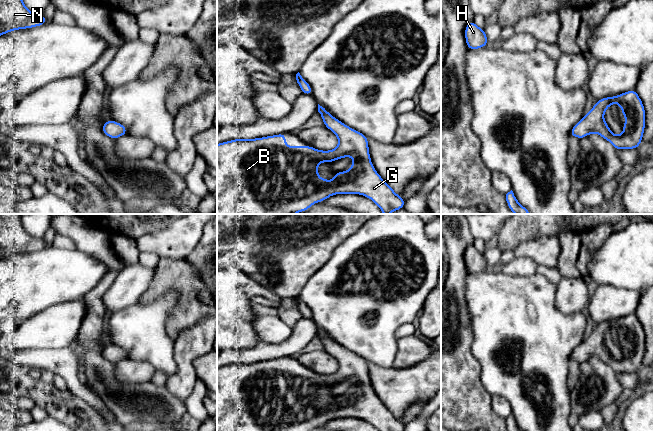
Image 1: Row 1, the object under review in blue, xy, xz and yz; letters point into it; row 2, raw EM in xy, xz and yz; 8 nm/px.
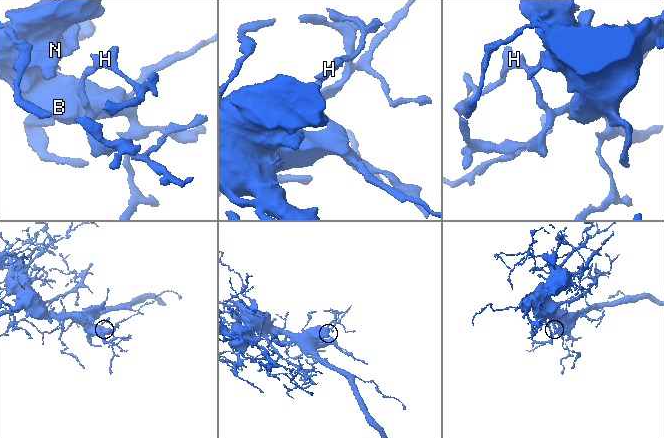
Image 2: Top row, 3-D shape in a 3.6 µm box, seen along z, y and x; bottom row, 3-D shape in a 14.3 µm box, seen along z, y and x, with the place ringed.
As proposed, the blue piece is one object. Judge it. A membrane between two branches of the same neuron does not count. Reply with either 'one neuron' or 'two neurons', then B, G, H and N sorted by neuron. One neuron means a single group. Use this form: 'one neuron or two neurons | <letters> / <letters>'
one neuron | B G H N

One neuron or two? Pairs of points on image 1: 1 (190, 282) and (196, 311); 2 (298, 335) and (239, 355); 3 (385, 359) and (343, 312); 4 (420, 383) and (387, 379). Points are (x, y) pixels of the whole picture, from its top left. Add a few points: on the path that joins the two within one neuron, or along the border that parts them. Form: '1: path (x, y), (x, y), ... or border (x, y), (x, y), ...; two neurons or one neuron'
1: path (192, 289), (194, 304); one neuron
2: path (283, 349), (279, 351), (263, 351), (254, 355); one neuron
3: path (378, 347), (355, 324); one neuron
4: path (412, 383), (395, 383); one neuron

